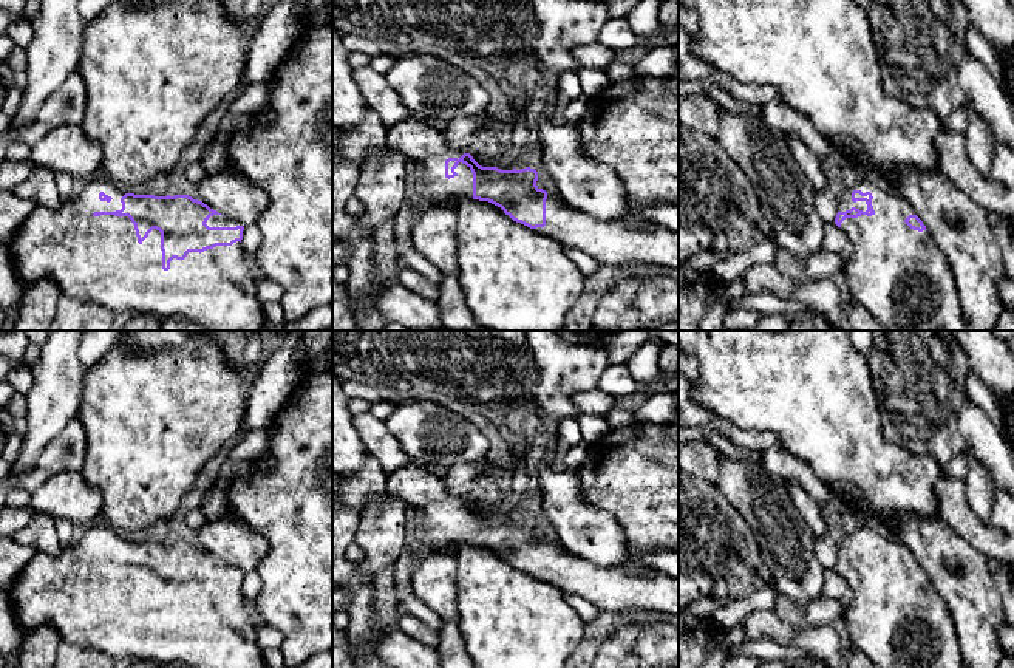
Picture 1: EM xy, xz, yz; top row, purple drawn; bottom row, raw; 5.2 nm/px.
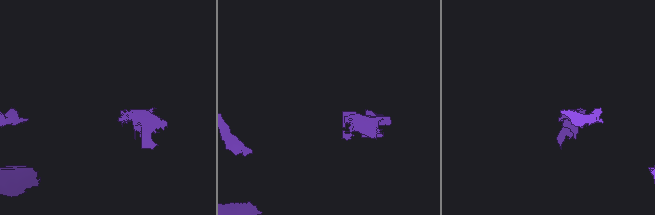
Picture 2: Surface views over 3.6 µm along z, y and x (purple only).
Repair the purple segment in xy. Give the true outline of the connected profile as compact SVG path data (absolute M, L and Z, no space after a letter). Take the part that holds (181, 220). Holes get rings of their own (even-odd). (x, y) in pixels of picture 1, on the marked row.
M94 178L57 209L37 206L6 246L15 277L26 288L49 280L60 295L102 305L113 314L144 314L159 322L181 315L212 331L261 331L267 317L258 298L258 271L241 246L243 230L189 195L134 195L108 178Z

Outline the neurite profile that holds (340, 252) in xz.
M332 241L332 269L339 264L348 264L349 247L345 243Z

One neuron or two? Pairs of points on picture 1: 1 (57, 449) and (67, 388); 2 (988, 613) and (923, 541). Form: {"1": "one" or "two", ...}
{"1": "two", "2": "one"}

